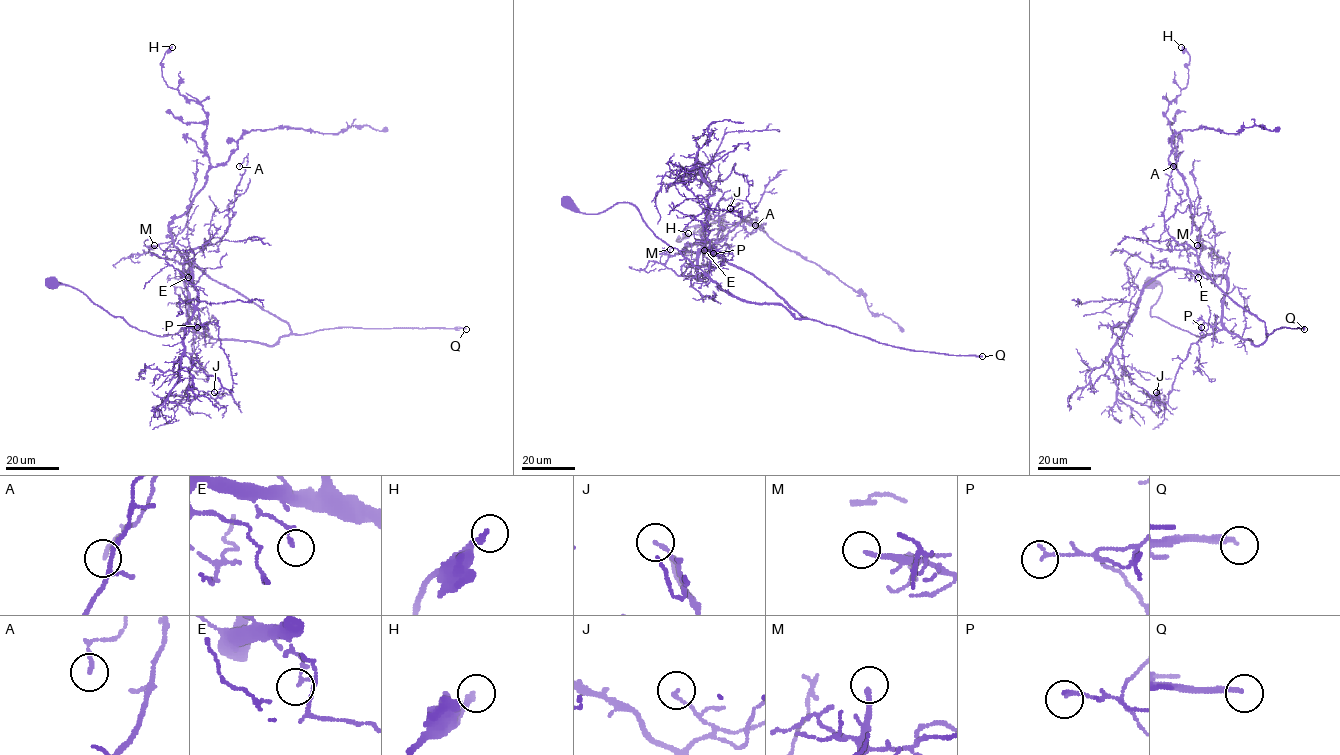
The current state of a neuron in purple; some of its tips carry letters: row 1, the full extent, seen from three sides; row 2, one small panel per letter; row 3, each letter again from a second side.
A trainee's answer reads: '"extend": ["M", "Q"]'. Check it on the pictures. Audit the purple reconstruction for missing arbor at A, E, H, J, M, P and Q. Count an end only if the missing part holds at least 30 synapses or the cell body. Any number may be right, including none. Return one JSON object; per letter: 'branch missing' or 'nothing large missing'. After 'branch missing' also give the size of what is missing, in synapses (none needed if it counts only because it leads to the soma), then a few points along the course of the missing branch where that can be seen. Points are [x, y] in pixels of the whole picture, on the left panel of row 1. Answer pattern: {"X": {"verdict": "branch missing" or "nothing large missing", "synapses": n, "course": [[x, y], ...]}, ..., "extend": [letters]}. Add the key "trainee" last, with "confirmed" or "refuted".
{"A": {"verdict": "nothing large missing"}, "E": {"verdict": "nothing large missing"}, "H": {"verdict": "nothing large missing"}, "J": {"verdict": "nothing large missing"}, "M": {"verdict": "branch missing", "synapses": 60, "course": [[154, 245], [160, 236], [177, 230]]}, "P": {"verdict": "nothing large missing"}, "Q": {"verdict": "branch missing", "synapses": 180}, "extend": ["M", "Q"], "trainee": "confirmed"}

